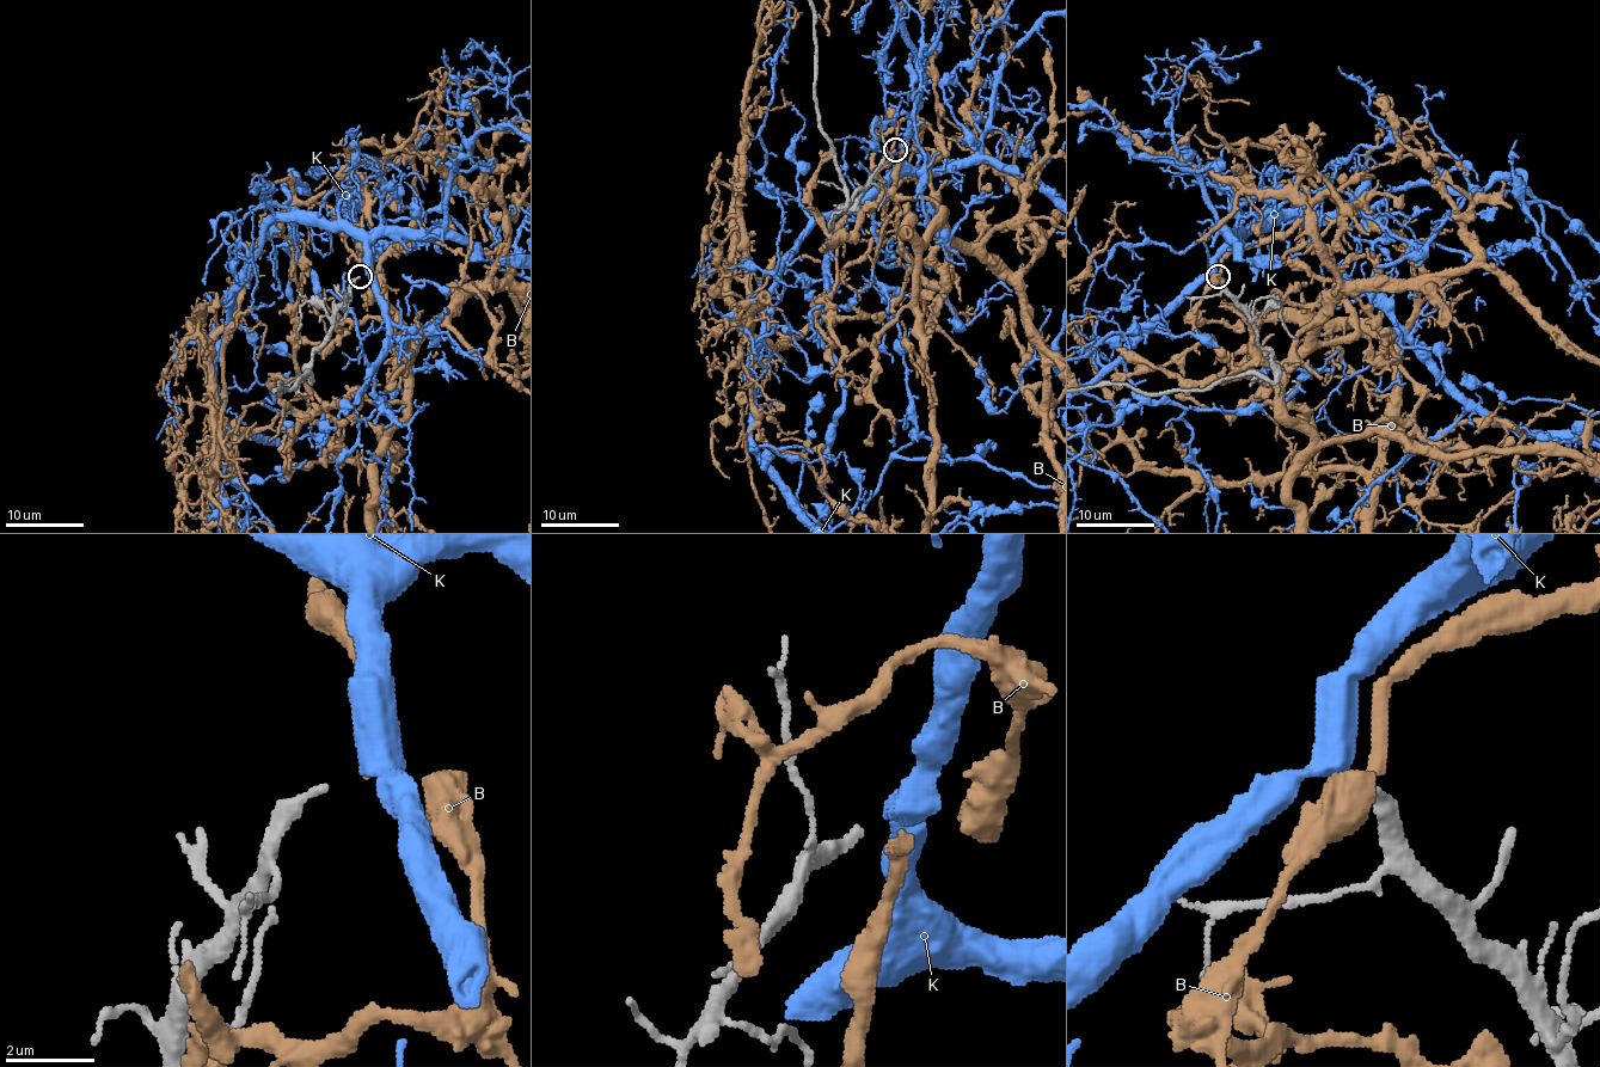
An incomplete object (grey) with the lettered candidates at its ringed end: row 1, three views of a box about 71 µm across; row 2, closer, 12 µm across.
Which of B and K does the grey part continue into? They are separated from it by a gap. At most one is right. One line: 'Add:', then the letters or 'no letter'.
Add: K

